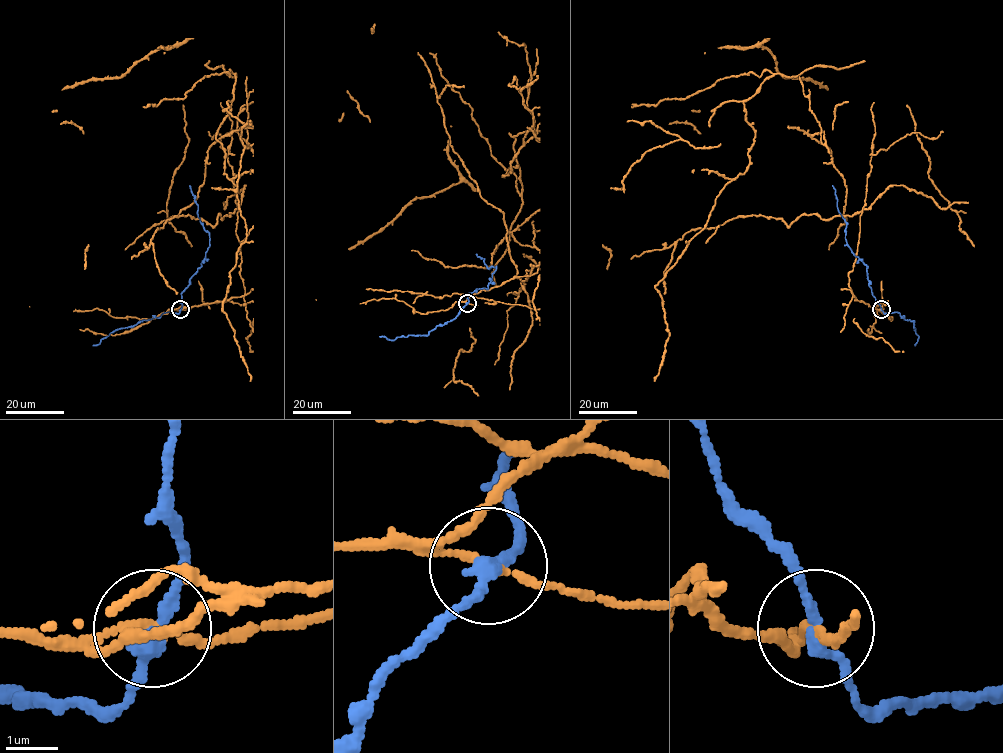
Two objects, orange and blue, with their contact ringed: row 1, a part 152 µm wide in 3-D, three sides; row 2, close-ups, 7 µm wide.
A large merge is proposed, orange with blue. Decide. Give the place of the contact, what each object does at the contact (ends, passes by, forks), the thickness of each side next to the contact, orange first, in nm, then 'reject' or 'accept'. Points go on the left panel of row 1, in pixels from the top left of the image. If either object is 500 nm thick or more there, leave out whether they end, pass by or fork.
(180, 309) | orange passes by | blue passes by | 150/240 nm | reject

